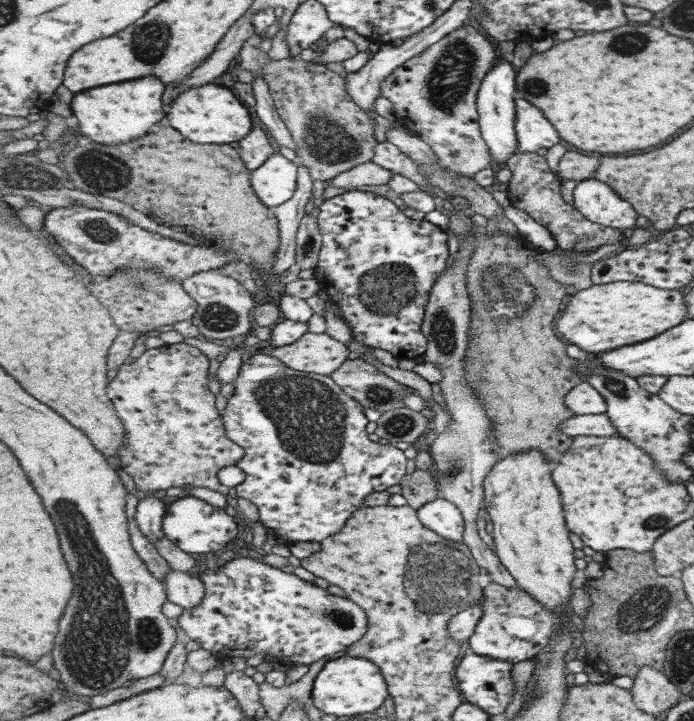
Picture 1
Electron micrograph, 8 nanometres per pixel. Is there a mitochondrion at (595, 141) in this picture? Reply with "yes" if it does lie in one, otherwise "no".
no

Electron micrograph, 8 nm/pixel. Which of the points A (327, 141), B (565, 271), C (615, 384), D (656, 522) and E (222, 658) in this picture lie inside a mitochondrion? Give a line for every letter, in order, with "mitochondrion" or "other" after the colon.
A: mitochondrion
B: mitochondrion
C: mitochondrion
D: mitochondrion
E: other

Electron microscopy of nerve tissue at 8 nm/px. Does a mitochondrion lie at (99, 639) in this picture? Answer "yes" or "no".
yes

